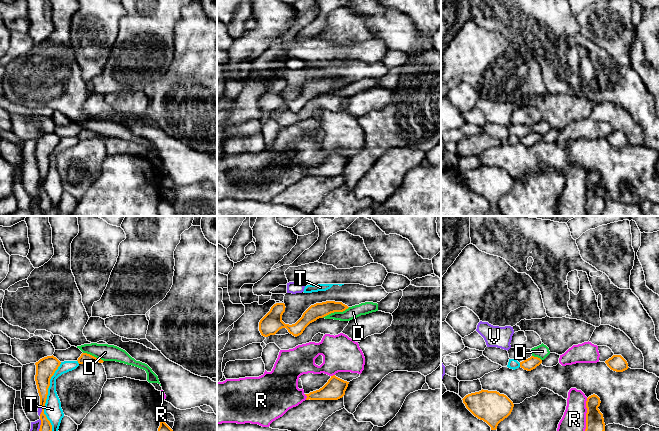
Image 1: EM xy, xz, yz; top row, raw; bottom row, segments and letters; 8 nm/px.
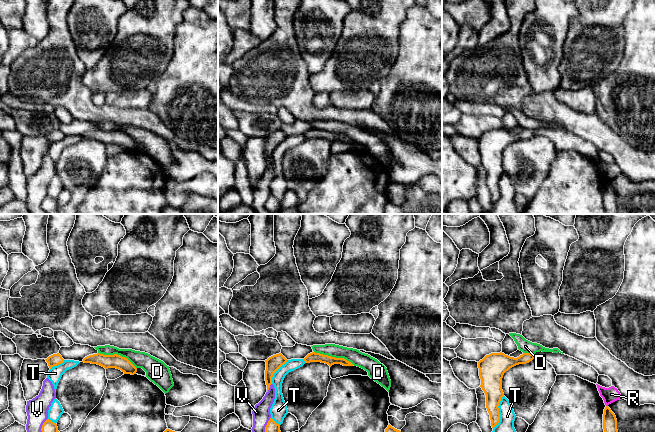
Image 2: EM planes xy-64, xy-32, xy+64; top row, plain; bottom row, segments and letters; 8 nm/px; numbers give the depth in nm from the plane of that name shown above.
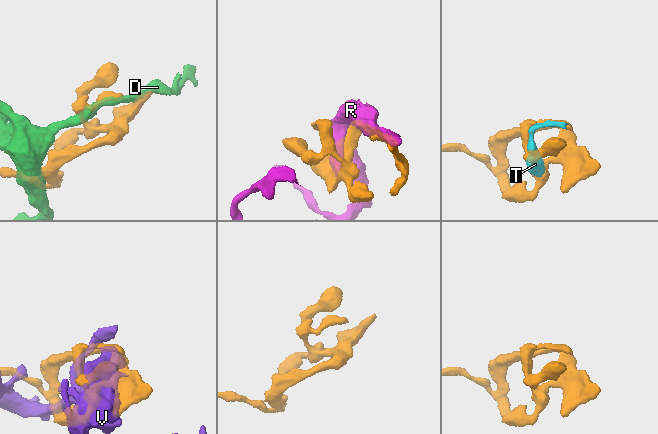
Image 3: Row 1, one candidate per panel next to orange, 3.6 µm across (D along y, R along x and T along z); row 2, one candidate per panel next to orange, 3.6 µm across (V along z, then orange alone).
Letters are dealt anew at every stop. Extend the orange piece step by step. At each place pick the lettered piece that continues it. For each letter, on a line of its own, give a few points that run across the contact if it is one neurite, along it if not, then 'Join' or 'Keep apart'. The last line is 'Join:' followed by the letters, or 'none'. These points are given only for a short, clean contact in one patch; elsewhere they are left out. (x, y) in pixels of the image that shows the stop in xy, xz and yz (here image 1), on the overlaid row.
D: Keep apart
R: Keep apart
T: Keep apart
V: Keep apart
Join: none

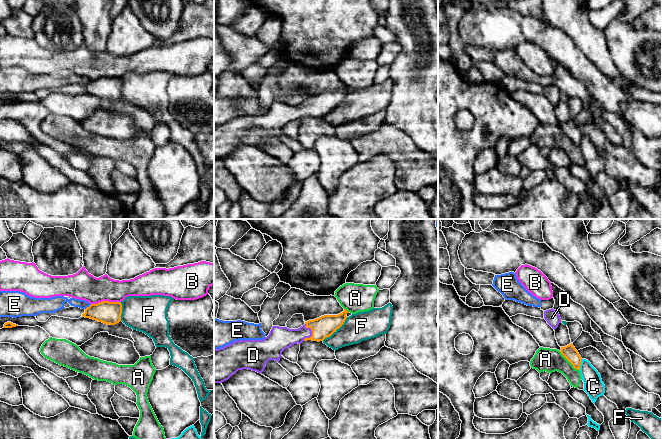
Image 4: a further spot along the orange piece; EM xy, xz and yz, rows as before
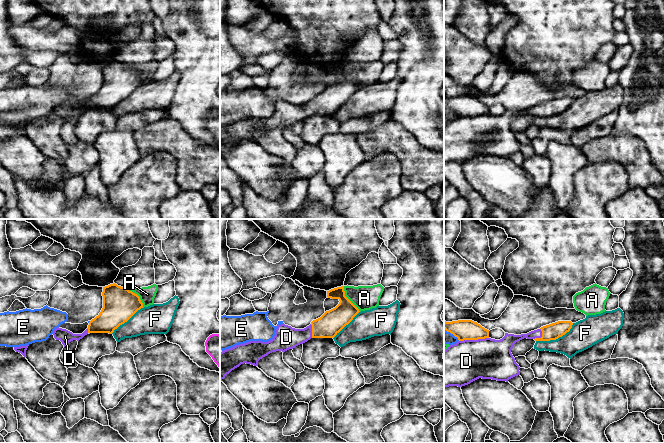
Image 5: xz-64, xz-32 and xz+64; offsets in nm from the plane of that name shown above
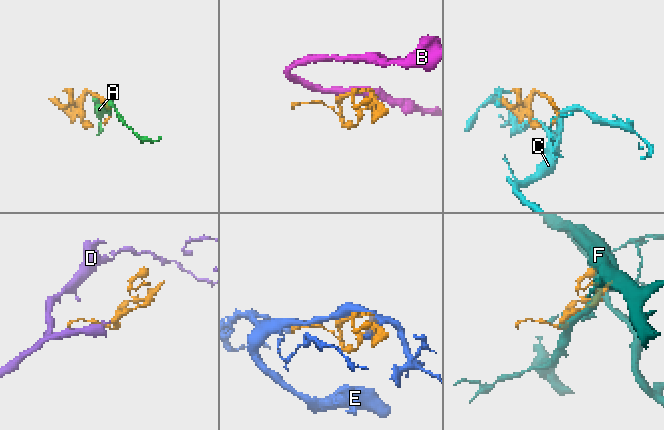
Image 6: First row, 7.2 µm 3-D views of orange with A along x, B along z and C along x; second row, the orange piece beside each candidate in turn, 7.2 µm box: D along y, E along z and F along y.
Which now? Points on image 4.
A: Keep apart
B: Keep apart
C: Keep apart
D: Join
E: Keep apart
F: Keep apart
Join: D

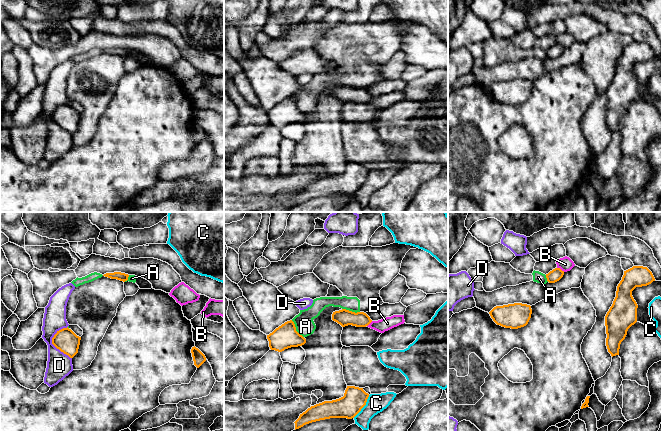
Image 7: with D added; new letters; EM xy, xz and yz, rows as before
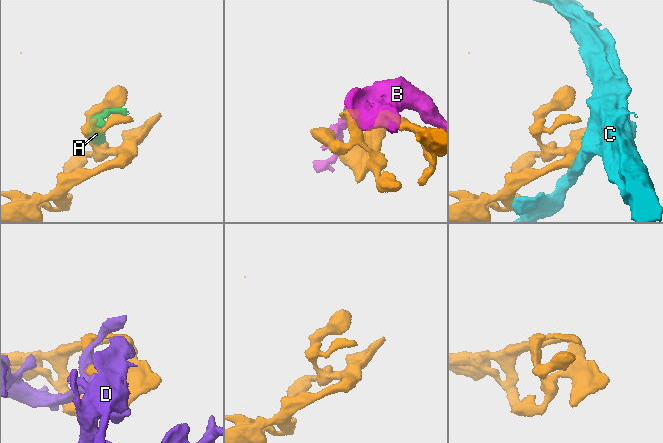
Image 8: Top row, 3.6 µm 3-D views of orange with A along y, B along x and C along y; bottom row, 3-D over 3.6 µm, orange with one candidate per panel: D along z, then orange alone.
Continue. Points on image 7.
A: Keep apart
B: Keep apart
C: Keep apart
D: Keep apart
Join: none

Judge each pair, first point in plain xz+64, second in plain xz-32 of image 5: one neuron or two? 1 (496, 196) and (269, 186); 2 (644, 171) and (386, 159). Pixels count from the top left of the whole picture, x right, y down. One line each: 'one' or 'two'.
1: one
2: two

